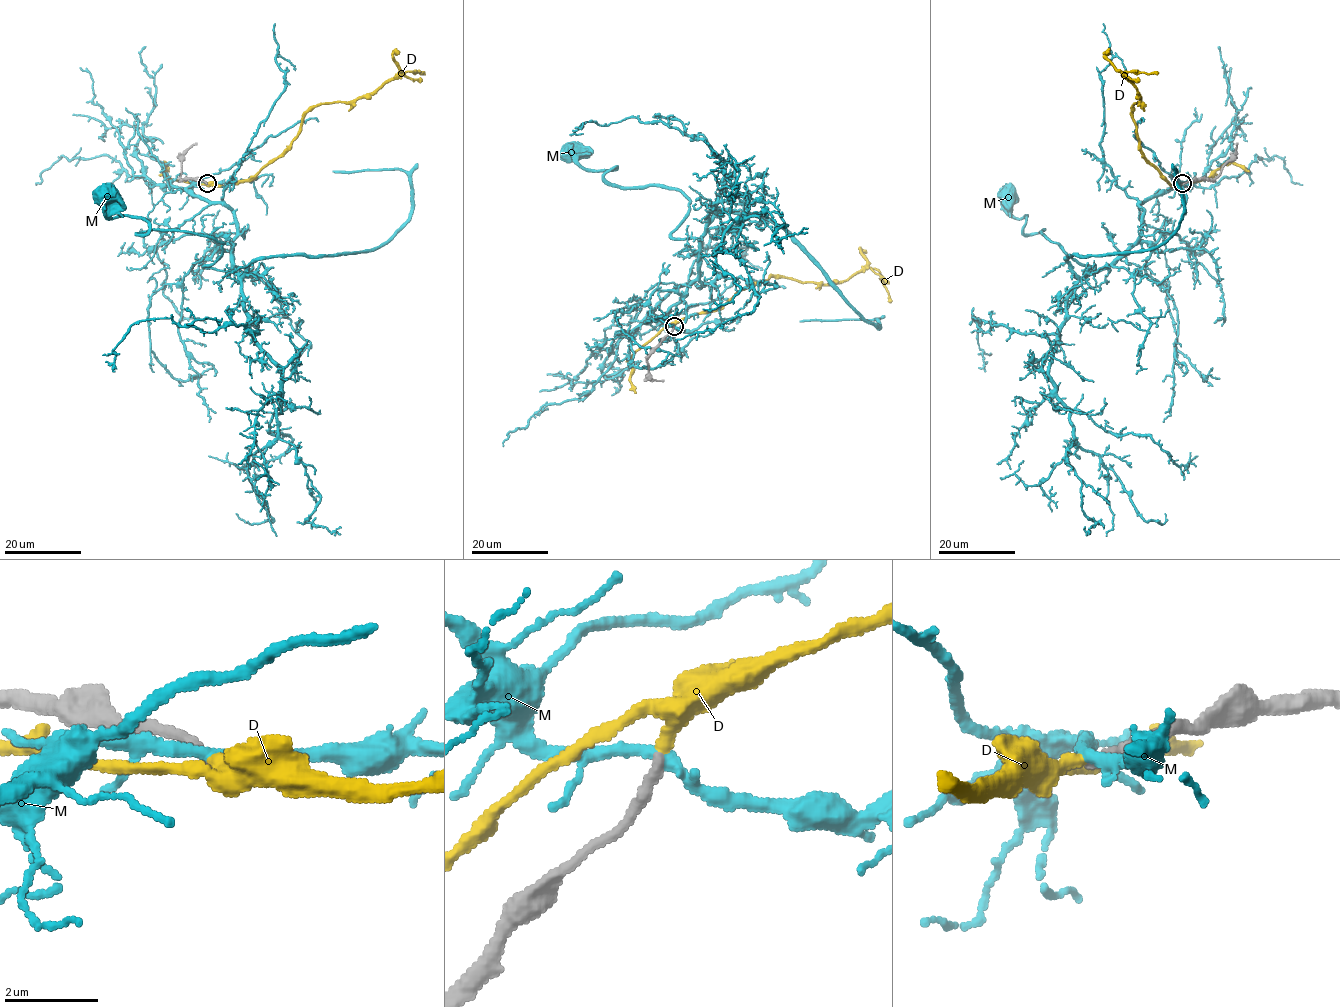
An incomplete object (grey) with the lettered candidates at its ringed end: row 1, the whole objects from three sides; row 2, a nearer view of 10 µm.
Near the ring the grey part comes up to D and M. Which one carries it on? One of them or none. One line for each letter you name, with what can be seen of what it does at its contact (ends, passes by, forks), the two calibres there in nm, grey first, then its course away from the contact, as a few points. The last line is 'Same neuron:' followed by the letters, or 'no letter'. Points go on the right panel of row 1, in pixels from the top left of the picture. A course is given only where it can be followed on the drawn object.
D: it passes by; calibres 260 and 240 nm; course (1182, 184), (1171, 186), (1138, 146), (1133, 105), (1140, 99), (1124, 73), (1158, 73)
Same neuron: D

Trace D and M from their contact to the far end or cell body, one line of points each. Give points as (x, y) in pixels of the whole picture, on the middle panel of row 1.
D: (674, 326), (717, 310), (738, 291), (772, 277), (825, 284), (873, 268), (891, 302)
M: (674, 327), (657, 306), (704, 285), (698, 240), (671, 235), (689, 200), (610, 184), (616, 167), (570, 155)

